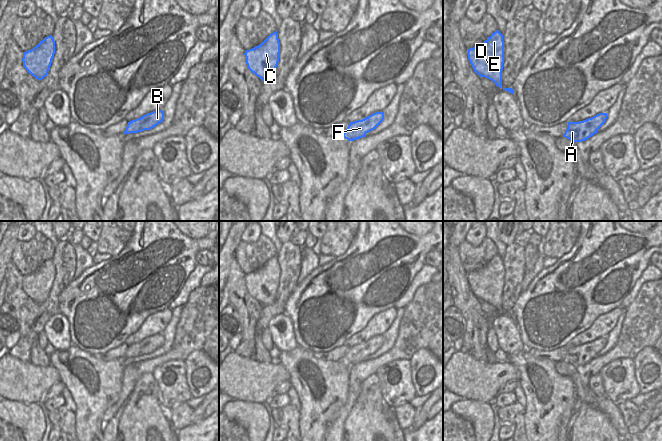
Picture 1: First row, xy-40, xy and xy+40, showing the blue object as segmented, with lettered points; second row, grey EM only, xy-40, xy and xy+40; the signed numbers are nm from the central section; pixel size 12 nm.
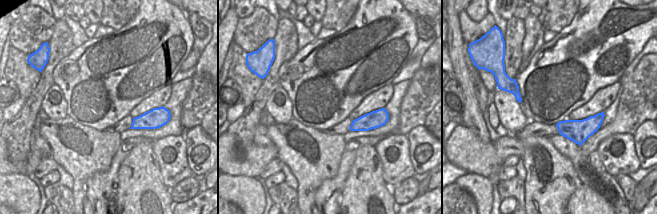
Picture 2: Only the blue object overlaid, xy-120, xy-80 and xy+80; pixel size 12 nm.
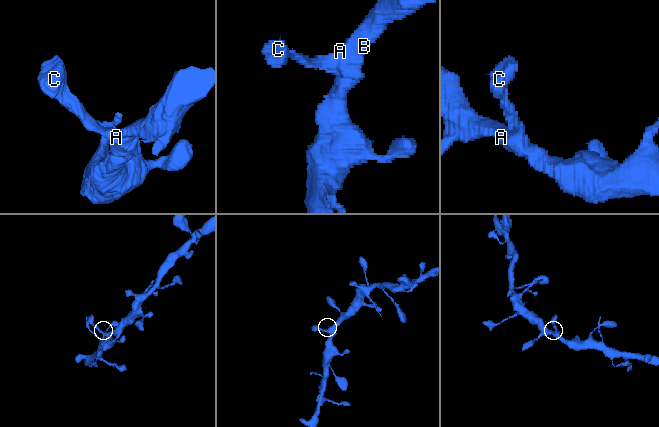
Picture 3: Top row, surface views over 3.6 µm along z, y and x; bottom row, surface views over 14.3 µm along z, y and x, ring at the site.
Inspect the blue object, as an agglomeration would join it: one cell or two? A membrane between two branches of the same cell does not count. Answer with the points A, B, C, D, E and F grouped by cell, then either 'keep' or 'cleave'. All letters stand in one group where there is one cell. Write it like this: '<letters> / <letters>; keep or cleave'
A B C D E F; keep

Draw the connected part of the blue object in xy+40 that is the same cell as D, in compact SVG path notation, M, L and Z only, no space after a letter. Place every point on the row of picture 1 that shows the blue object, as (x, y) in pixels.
M498 30L480 45L469 48L467 55L477 75L493 81L499 88L502 87L504 41Z

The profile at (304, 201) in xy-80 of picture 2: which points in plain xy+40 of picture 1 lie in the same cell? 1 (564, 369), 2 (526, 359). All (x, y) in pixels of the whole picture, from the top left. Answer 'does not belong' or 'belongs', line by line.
1: does not belong
2: belongs

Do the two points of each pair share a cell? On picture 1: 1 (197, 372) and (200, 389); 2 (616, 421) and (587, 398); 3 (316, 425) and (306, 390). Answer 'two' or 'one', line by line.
1: one
2: one
3: one

